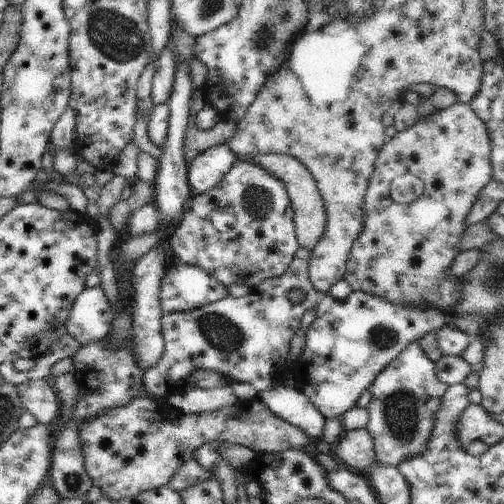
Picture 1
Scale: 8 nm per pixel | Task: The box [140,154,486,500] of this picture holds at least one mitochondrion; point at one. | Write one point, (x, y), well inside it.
(399, 412)

